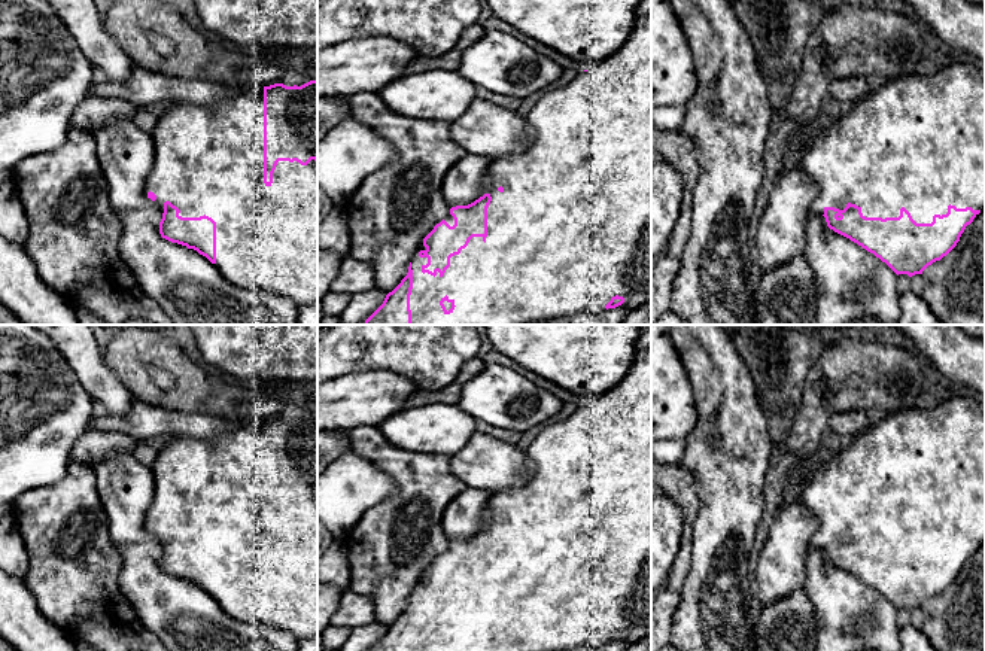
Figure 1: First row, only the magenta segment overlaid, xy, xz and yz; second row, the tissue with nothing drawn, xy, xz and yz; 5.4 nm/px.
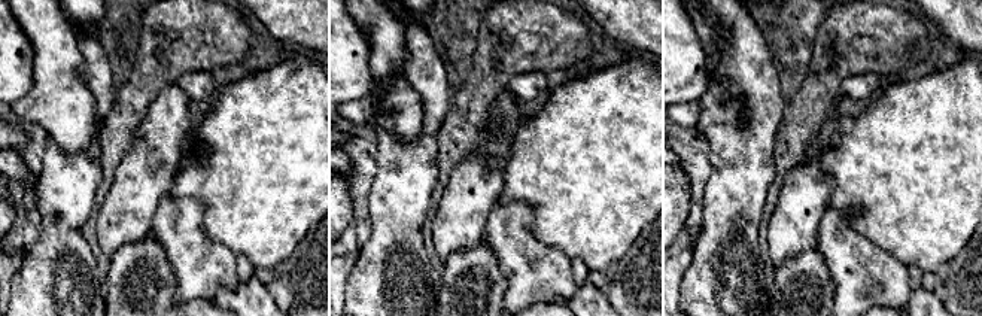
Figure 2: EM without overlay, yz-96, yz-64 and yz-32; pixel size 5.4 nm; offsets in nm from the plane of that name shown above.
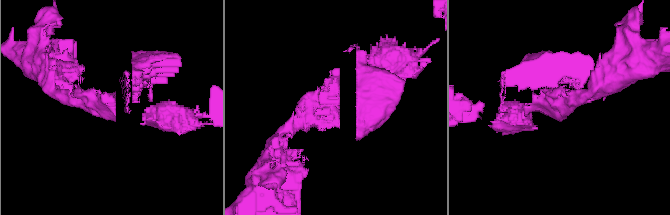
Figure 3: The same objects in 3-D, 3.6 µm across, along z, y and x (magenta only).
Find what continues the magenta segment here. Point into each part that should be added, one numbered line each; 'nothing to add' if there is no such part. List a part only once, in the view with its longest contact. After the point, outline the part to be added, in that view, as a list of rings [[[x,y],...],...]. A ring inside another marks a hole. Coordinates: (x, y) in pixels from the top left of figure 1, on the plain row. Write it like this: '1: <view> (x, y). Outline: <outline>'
1: yz (918, 475). Outline: [[[949,395],[937,401],[933,408],[910,407],[897,413],[888,413],[875,426],[869,426],[863,434],[837,453],[817,466],[809,475],[802,478],[797,493],[800,501],[820,520],[817,533],[811,538],[811,550],[824,548],[826,541],[843,544],[848,536],[861,542],[866,551],[899,551],[900,542],[905,541],[916,557],[931,557],[934,548],[946,548],[948,539],[957,542],[972,541],[973,544],[985,542],[985,405],[972,396]]]

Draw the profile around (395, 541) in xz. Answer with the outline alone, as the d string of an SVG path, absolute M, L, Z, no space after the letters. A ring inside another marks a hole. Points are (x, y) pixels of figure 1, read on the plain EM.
M361 425L350 429L349 444L353 453L387 474L395 484L395 492L371 506L344 539L352 568L349 590L371 597L376 621L387 629L407 609L411 591L423 572L449 550L443 514L466 486L452 474L449 456L398 448L377 426Z

